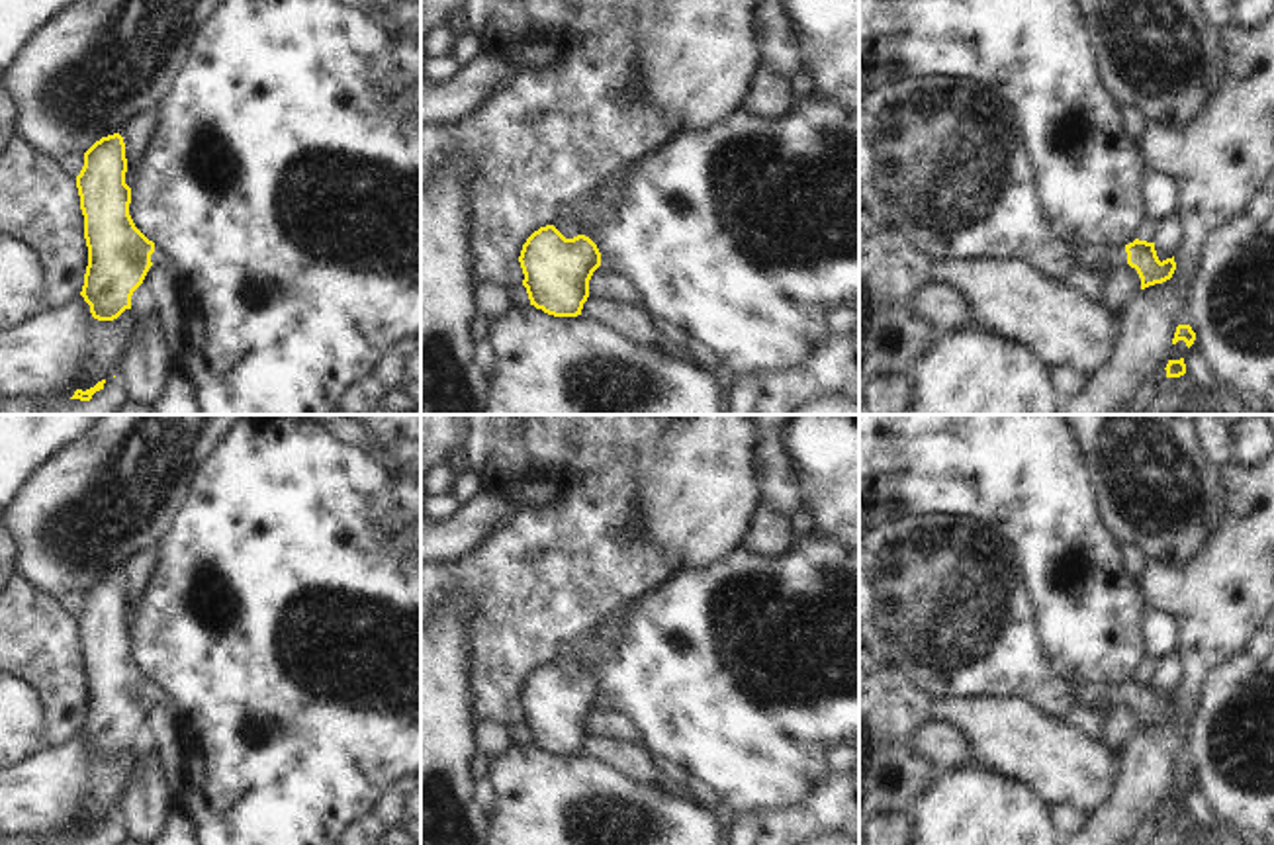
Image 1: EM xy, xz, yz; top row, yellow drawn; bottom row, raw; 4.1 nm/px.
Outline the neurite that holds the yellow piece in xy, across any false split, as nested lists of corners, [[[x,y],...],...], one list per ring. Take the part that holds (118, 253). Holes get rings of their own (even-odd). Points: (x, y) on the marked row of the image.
[[[114,133],[84,153],[84,166],[76,176],[88,246],[80,295],[98,321],[114,321],[131,309],[131,295],[149,268],[170,264],[129,215],[131,188],[125,184],[125,172],[125,143]]]

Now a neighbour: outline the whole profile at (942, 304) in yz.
[[[933,282],[920,286],[910,307],[935,329],[953,333],[971,325],[971,309],[965,295],[949,282]]]

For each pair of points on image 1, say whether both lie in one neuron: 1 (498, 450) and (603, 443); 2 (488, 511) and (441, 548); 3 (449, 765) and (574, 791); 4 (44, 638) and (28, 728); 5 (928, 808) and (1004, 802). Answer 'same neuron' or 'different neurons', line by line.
1: same neuron
2: same neuron
3: different neurons
4: different neurons
5: same neuron

